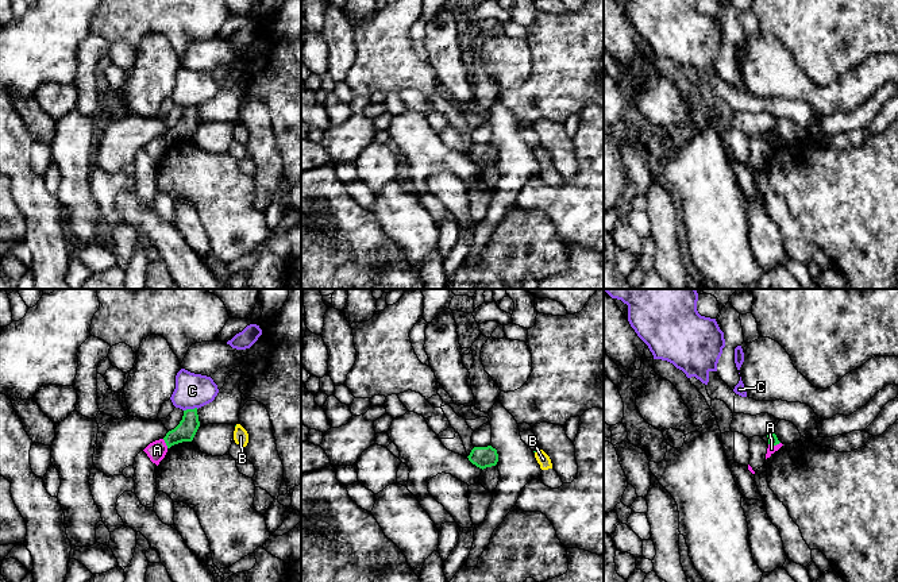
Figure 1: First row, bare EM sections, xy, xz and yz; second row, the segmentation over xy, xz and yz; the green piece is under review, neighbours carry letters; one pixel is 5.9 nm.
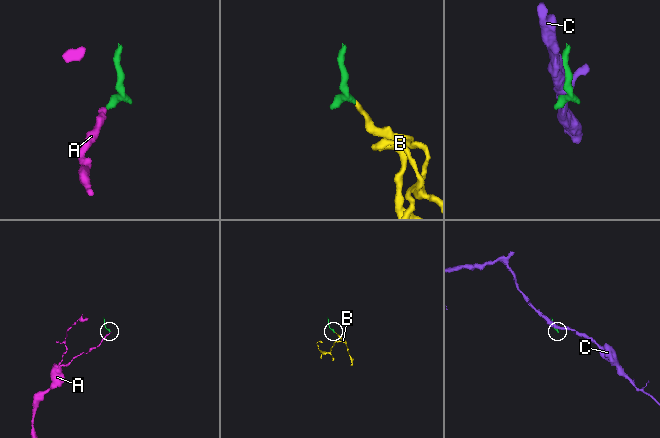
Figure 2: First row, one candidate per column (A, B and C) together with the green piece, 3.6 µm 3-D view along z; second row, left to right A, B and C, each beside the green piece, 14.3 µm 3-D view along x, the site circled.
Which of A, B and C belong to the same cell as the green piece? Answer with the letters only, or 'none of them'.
B

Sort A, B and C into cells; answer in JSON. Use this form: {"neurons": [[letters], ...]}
{"neurons": [["A"], ["B"], ["C"]]}

